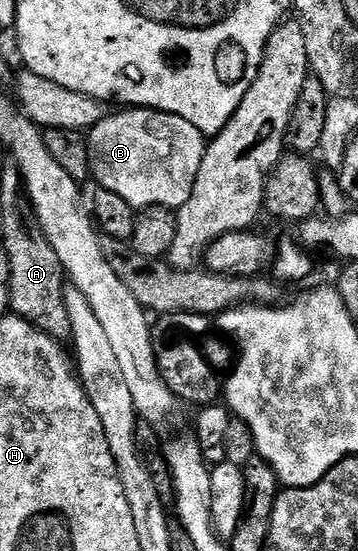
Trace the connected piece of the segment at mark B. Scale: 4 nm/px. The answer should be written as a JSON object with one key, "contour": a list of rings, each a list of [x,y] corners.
{"contour":[[[125,108],[121,114],[110,113],[99,124],[88,131],[89,168],[92,177],[97,178],[96,185],[103,190],[115,192],[115,196],[123,196],[127,204],[134,208],[146,206],[168,206],[179,208],[187,204],[191,192],[195,188],[195,176],[199,176],[199,164],[203,164],[203,156],[207,145],[206,135],[195,128],[183,116],[168,114],[162,110],[144,108]]]}

